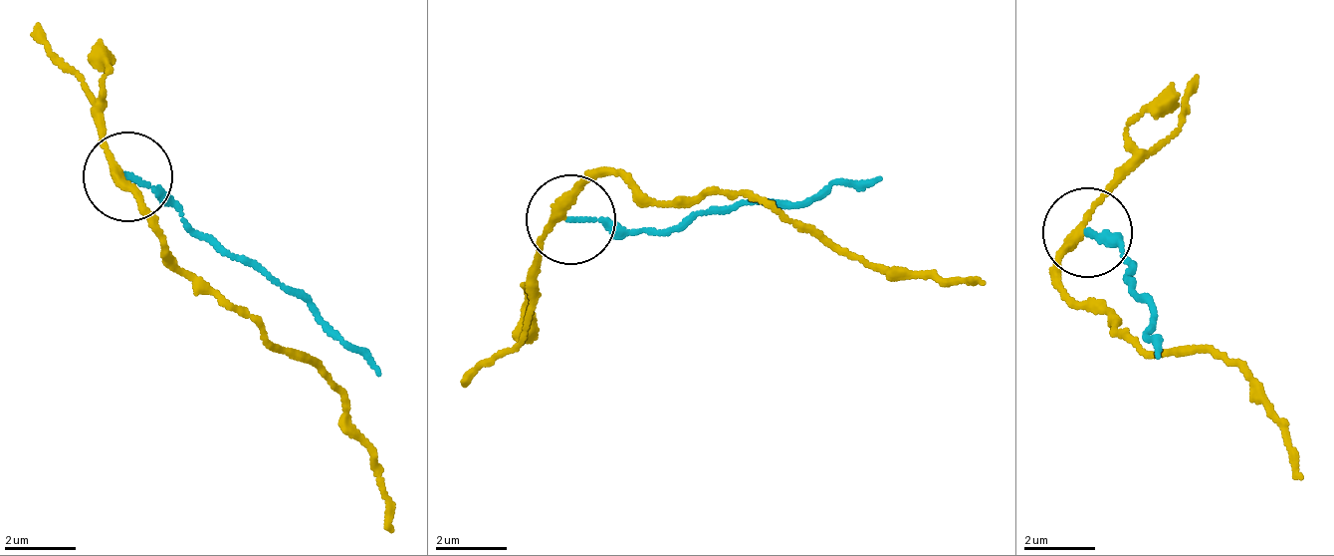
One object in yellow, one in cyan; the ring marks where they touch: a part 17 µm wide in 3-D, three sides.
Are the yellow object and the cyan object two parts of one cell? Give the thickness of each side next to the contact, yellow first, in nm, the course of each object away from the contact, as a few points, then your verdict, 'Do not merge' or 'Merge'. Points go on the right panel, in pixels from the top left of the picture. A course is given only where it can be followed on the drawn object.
Thickness 240 nm (yellow) against 130 nm. Course of yellow: (1084, 230), (1057, 285), (1106, 313), (1123, 332), (1158, 355), (1220, 358), (1272, 411), (1298, 476). Course of cyan: (1084, 230), (1136, 263), (1129, 285), (1157, 318), (1159, 357). Do not merge

